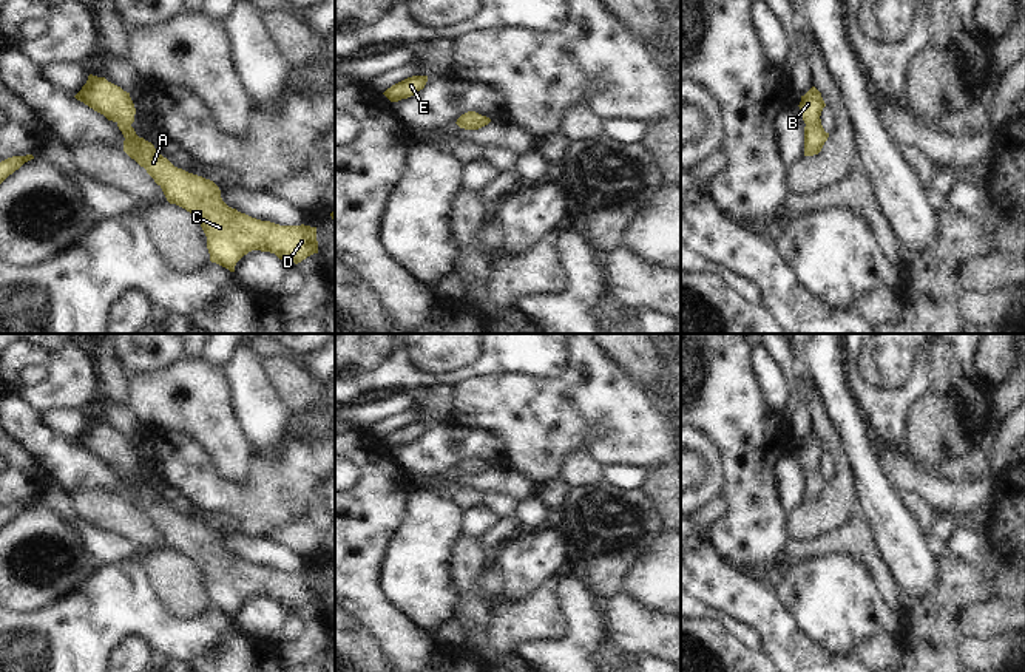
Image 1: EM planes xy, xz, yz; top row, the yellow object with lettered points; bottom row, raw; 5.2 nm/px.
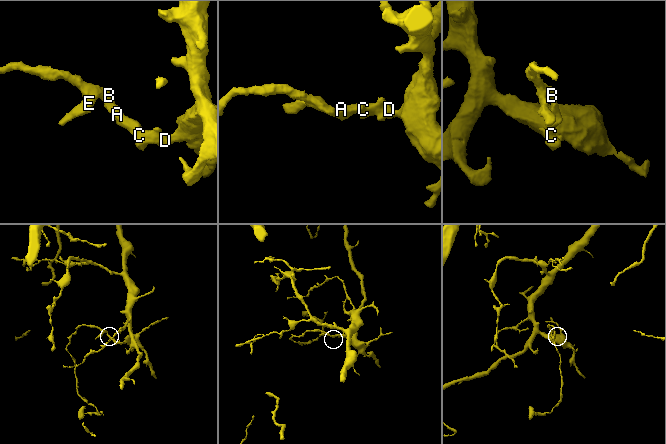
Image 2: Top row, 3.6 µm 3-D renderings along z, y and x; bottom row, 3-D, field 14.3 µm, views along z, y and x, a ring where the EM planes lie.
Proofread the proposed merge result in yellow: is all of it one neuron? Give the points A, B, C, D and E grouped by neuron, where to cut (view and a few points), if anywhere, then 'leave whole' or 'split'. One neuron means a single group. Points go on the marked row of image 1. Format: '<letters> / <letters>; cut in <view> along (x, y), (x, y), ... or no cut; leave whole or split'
A B C D E; no cut; leave whole

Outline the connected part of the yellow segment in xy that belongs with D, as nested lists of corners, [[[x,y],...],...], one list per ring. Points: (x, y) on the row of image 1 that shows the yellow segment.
[[[90,74],[86,83],[74,97],[94,111],[103,114],[108,120],[117,124],[125,137],[123,151],[147,170],[147,173],[162,188],[170,204],[185,209],[201,224],[207,236],[207,249],[211,263],[235,272],[236,263],[252,250],[270,252],[284,263],[295,264],[313,253],[318,253],[316,227],[304,224],[279,226],[241,213],[222,201],[221,190],[213,181],[178,168],[167,158],[159,154],[154,145],[144,137],[139,137],[131,127],[136,108],[130,93],[123,91],[120,87],[108,82],[105,77]]]

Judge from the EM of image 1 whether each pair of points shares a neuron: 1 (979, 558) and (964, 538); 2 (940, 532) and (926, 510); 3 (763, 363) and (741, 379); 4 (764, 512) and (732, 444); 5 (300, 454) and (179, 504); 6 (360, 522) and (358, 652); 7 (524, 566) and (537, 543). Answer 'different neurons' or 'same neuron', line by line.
1: same neuron
2: different neurons
3: different neurons
4: same neuron
5: different neurons
6: different neurons
7: same neuron

